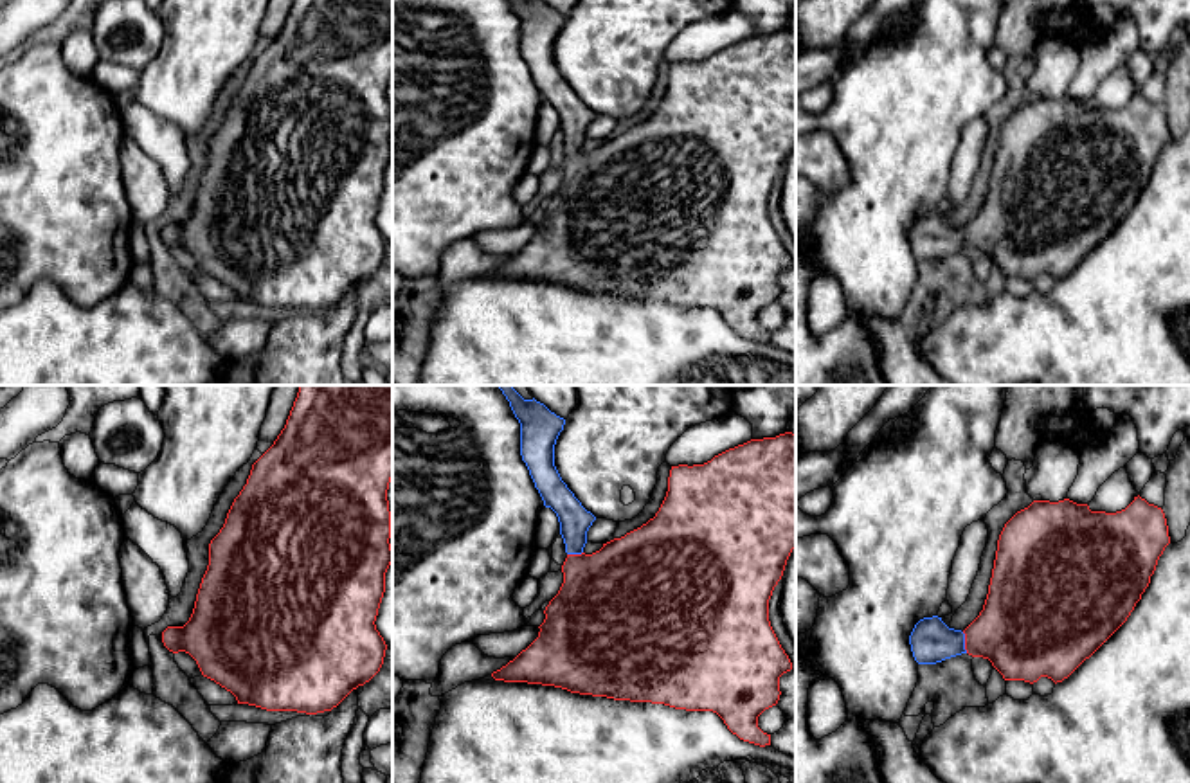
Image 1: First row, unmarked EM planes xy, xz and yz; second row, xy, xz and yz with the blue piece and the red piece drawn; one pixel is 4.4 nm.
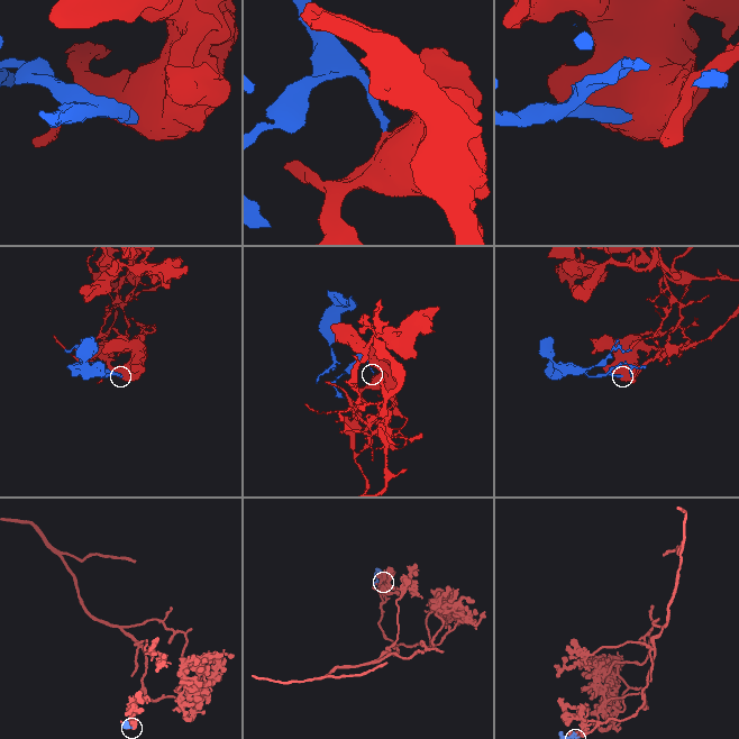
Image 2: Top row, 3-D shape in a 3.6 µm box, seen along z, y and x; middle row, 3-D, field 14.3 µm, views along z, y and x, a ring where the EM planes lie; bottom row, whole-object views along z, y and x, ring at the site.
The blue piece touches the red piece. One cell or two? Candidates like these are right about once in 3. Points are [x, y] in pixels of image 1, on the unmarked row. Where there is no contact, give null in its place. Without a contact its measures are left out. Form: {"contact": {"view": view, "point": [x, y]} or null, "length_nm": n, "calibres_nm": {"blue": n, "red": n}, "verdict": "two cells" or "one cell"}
{"contact": {"view": "yz", "point": [964, 240]}, "length_nm": 100, "calibres_nm": {"blue": 190, "red": 380}, "verdict": "one cell"}

